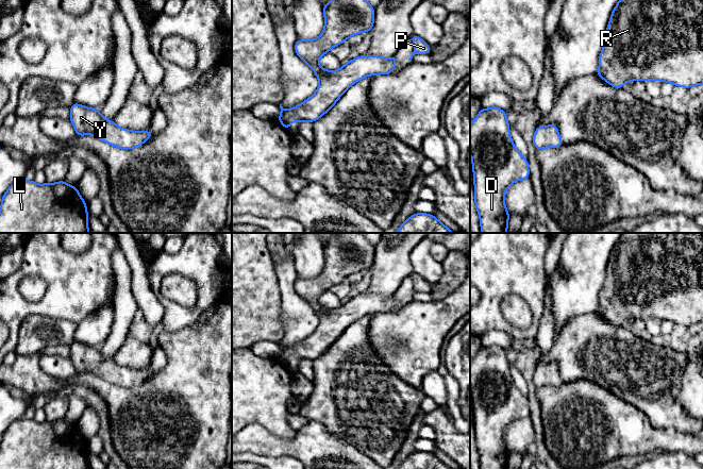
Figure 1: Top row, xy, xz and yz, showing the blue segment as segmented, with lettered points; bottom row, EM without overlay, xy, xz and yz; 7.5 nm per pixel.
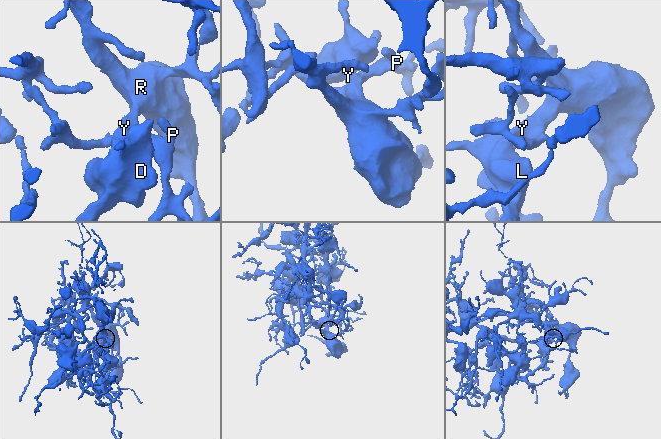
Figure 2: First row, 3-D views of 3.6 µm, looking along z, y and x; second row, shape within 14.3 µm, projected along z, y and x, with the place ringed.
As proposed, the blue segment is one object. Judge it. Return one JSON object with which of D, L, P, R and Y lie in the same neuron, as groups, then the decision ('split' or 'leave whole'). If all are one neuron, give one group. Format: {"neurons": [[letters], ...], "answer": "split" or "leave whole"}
{"neurons": [["D", "L", "P", "R", "Y"]], "answer": "leave whole"}

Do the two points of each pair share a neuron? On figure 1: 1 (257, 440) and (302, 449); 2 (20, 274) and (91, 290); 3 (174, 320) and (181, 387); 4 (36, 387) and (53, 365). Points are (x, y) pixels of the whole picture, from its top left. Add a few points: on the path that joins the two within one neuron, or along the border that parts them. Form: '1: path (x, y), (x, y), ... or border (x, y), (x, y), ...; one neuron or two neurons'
1: path (268, 445), (274, 448), (291, 448); one neuron
2: path (38, 269), (61, 269), (73, 280); one neuron
3: border (198, 319), (185, 327), (165, 332); two neurons
4: border (42, 355), (39, 367), (48, 374), (65, 381); two neurons

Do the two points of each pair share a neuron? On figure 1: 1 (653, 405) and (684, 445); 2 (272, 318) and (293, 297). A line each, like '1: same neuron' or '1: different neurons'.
1: different neurons
2: different neurons

